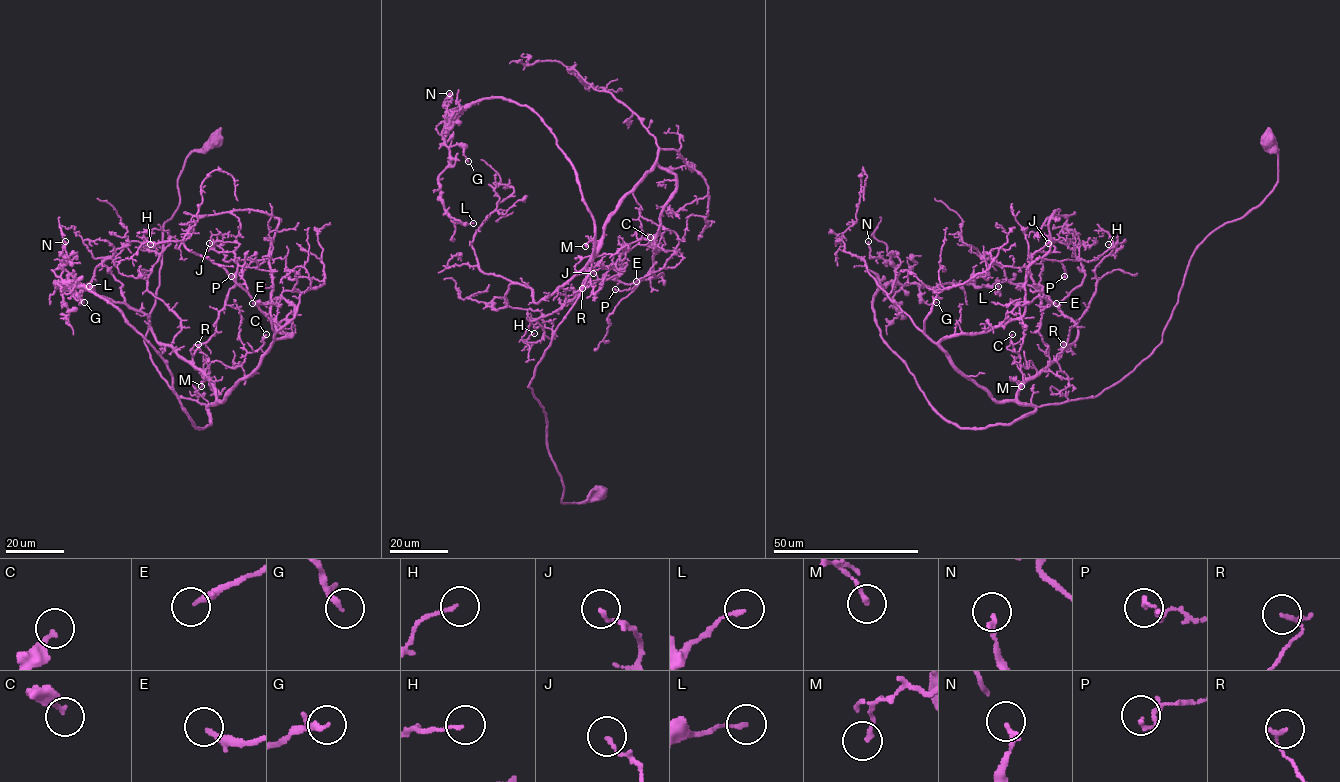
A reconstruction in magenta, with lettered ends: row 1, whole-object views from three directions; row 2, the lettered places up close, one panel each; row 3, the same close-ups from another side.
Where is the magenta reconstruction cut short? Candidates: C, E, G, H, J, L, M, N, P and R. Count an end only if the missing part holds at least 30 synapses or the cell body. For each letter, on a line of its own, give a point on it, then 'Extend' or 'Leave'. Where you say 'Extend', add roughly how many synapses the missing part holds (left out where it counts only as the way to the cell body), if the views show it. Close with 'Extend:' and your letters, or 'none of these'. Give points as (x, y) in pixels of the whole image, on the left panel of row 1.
C: Place: (266, 334). Leave
E: Place: (252, 303). Extend. Roughly 30 synapses
G: Place: (84, 302). Leave
H: Place: (150, 244). Leave
J: Place: (209, 243). Leave
L: Place: (89, 286). Leave
M: Place: (201, 386). Leave
N: Place: (65, 241). Leave
P: Place: (231, 276). Leave
R: Place: (198, 344). Leave
Extend: E

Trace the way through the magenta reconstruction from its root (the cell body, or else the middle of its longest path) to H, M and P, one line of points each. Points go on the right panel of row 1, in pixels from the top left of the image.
H: (1268, 141), (1276, 185), (1198, 246), (1155, 349), (1095, 396), (1021, 403), (1088, 307), (1108, 244)
M: (1268, 141), (1276, 185), (1198, 246), (1147, 358), (1095, 396), (1031, 405), (1017, 399), (1021, 386)
P: (1268, 141), (1276, 185), (1147, 358), (996, 401), (939, 342), (1019, 319), (1038, 258), (1064, 276)

